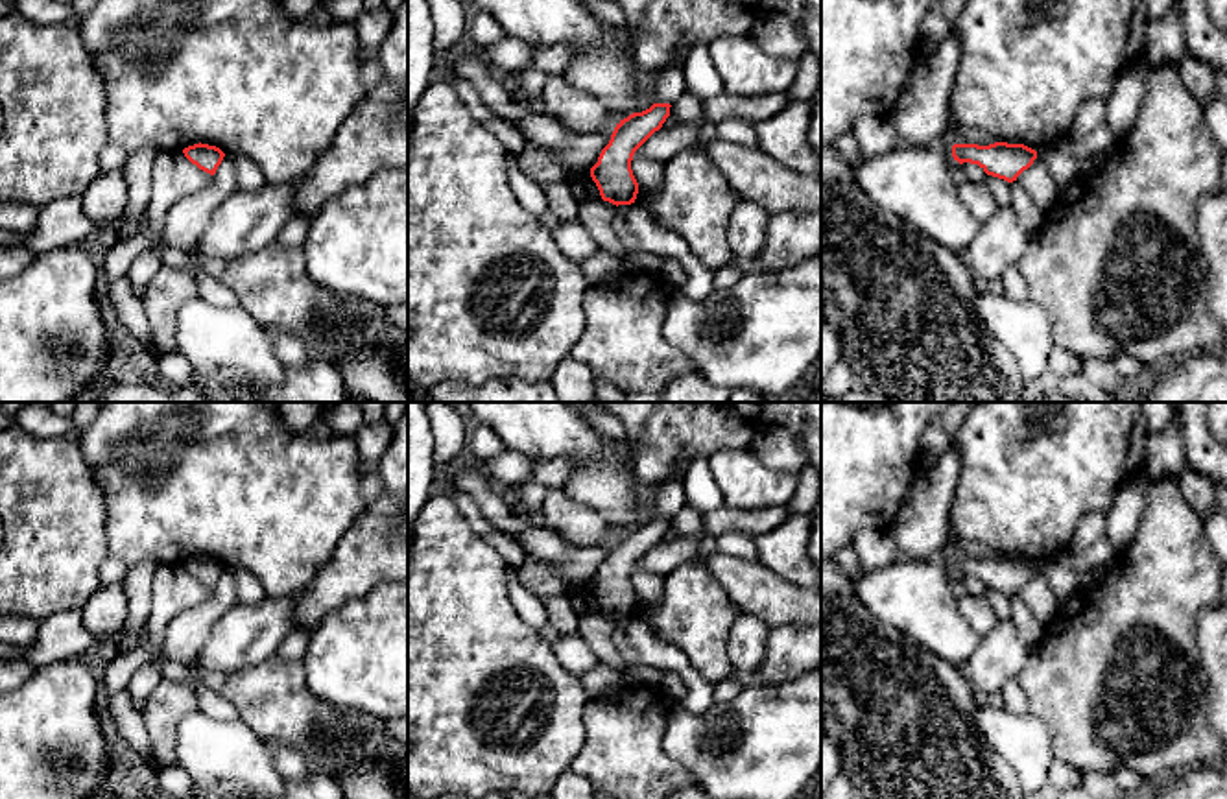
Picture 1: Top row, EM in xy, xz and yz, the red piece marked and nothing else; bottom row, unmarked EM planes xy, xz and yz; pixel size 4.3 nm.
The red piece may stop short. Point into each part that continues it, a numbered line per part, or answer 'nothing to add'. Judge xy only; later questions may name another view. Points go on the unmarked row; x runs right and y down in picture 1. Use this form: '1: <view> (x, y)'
nothing to add

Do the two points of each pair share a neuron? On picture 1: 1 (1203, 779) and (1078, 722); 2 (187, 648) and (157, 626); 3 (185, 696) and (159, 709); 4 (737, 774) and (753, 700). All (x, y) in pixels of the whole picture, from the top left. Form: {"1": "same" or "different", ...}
{"1": "different", "2": "different", "3": "same", "4": "same"}

